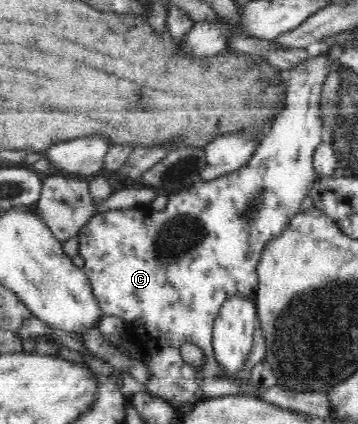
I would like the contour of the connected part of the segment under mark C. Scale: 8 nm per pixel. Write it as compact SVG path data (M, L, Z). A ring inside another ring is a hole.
M328 54L310 56L294 70L290 69L290 80L294 80L294 92L290 92L290 112L278 120L274 136L270 136L266 144L260 144L242 168L217 180L201 180L182 192L170 194L164 210L154 210L149 206L108 210L92 217L80 229L77 237L79 254L85 262L82 269L98 301L99 310L105 316L116 316L122 320L127 340L137 346L149 370L146 390L158 399L169 400L174 408L192 405L202 398L200 380L228 376L225 368L214 359L214 321L230 296L255 294L259 285L257 264L262 250L270 240L280 236L280 232L284 232L290 220L300 212L302 200L309 195L310 187L316 181L313 157L324 138L317 102L331 72L332 59ZM184 343L196 344L204 350L206 362L202 370L196 370L182 358L181 346Z

